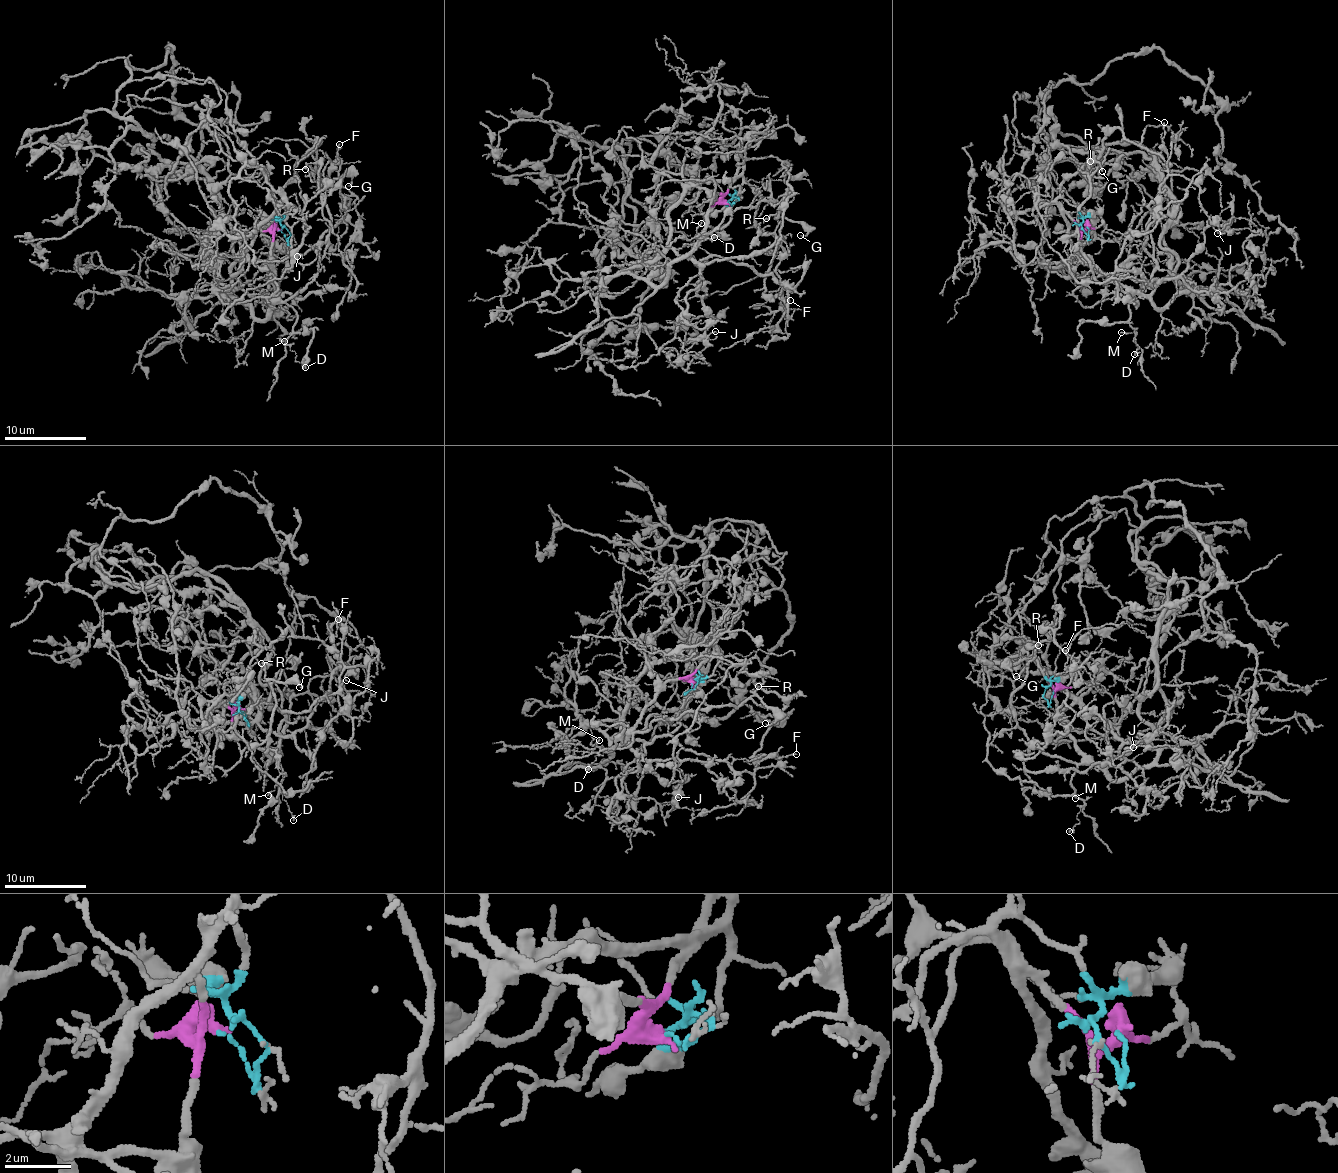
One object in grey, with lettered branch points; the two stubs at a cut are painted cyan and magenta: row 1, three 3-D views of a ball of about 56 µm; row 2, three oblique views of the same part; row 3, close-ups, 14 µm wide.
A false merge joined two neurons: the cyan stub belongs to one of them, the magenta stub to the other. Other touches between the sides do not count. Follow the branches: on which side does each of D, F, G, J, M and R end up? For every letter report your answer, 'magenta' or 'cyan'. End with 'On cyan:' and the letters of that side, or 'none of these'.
D: magenta
F: cyan
G: magenta
J: magenta
M: magenta
R: magenta
On cyan: F

